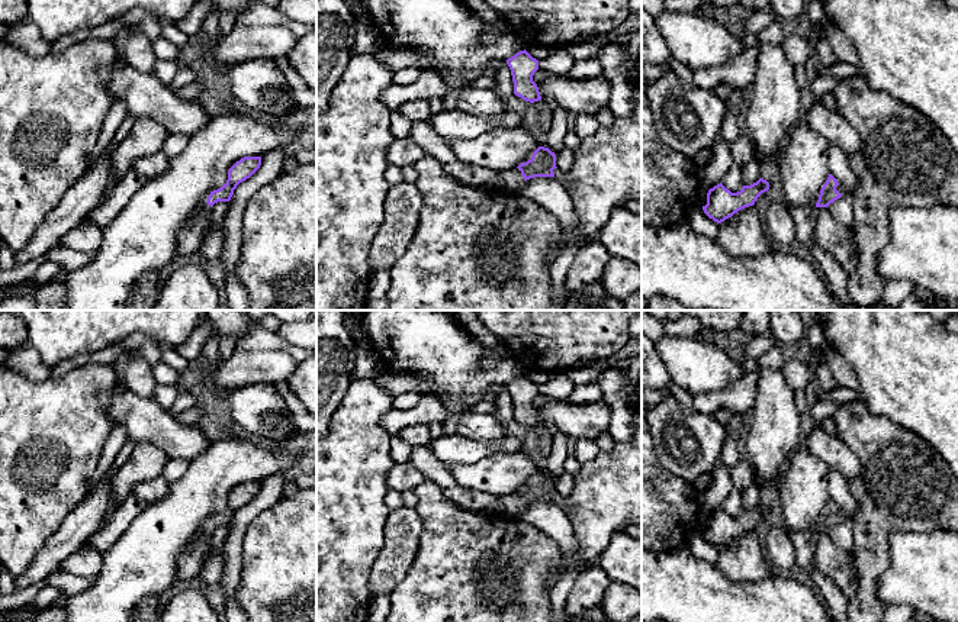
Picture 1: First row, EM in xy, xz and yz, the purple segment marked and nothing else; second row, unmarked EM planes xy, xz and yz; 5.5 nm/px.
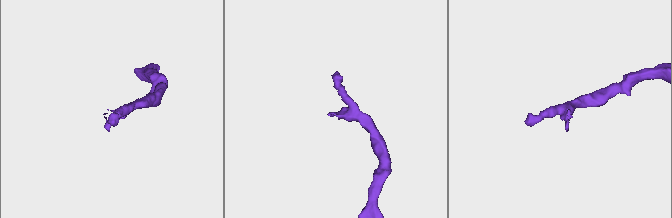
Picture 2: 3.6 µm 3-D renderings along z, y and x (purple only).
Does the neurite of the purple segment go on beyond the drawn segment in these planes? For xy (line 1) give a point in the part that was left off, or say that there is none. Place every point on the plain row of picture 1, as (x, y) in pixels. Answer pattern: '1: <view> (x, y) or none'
1: none

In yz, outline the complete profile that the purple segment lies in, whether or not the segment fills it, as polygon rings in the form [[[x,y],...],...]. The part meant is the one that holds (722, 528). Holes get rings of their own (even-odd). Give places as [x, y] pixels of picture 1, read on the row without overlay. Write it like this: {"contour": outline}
{"contour": [[[763,503],[750,510],[743,510],[737,518],[732,518],[720,507],[708,515],[707,529],[703,531],[703,535],[710,544],[721,548],[739,535],[753,531],[758,522],[768,515],[769,507]]]}

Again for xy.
{"contour": [[[244,481],[237,486],[228,494],[226,507],[221,513],[210,516],[206,528],[212,532],[218,526],[229,526],[237,510],[250,503],[260,490],[261,481]]]}

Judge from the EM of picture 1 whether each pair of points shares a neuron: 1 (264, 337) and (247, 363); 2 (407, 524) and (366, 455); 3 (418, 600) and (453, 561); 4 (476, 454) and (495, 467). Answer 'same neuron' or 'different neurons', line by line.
1: different neurons
2: different neurons
3: same neuron
4: different neurons

